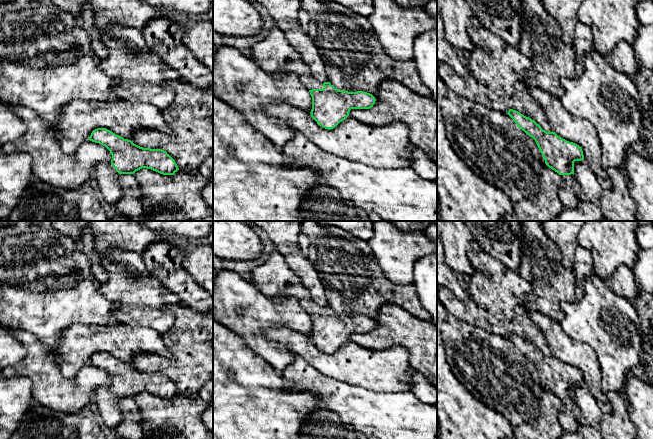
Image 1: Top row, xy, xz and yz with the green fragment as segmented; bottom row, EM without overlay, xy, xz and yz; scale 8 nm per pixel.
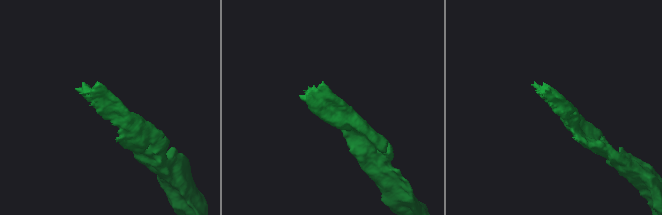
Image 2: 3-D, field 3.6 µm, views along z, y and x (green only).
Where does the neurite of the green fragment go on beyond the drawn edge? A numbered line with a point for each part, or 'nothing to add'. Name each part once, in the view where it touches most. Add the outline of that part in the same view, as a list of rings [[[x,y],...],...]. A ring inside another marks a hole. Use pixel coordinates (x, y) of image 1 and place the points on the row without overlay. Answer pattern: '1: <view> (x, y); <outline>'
1: xz (274, 278); [[[276,249],[270,253],[265,263],[253,269],[251,283],[264,295],[273,299],[296,299],[307,314],[324,312],[323,307],[312,300],[309,290]]]

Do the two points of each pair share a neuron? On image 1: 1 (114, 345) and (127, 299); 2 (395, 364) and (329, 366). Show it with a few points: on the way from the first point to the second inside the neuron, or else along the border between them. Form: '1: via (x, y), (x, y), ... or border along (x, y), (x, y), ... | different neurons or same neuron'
1: border along (120, 322), (126, 325), (142, 325), (144, 327) | different neurons
2: via (379, 366), (345, 366) | same neuron

